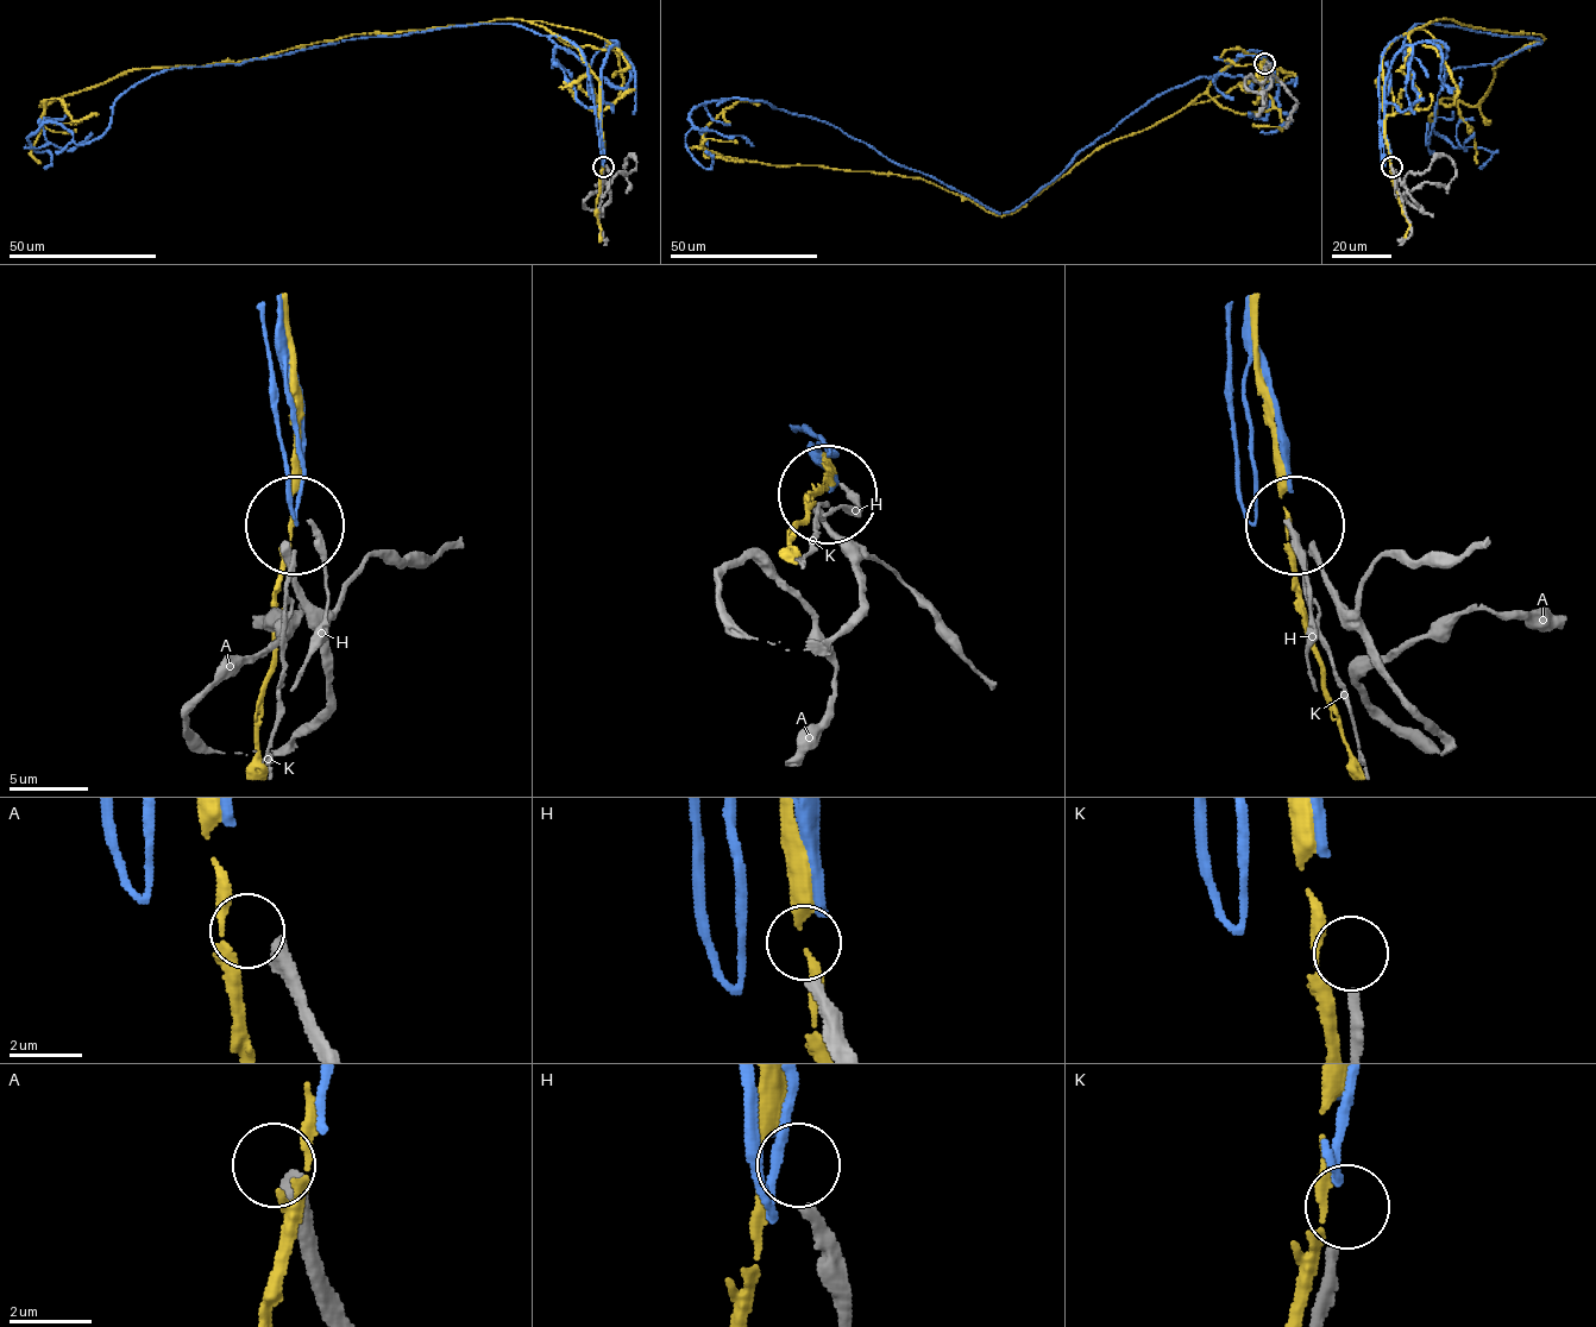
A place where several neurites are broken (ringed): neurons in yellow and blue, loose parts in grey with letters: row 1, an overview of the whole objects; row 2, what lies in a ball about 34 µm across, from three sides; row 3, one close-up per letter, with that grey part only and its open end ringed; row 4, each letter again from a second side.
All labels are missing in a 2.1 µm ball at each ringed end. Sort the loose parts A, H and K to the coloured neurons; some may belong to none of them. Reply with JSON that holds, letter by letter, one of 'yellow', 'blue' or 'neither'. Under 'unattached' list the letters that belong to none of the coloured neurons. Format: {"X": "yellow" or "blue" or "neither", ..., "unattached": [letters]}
{"A": "neither", "H": "neither", "K": "neither", "unattached": ["A", "H", "K"]}

